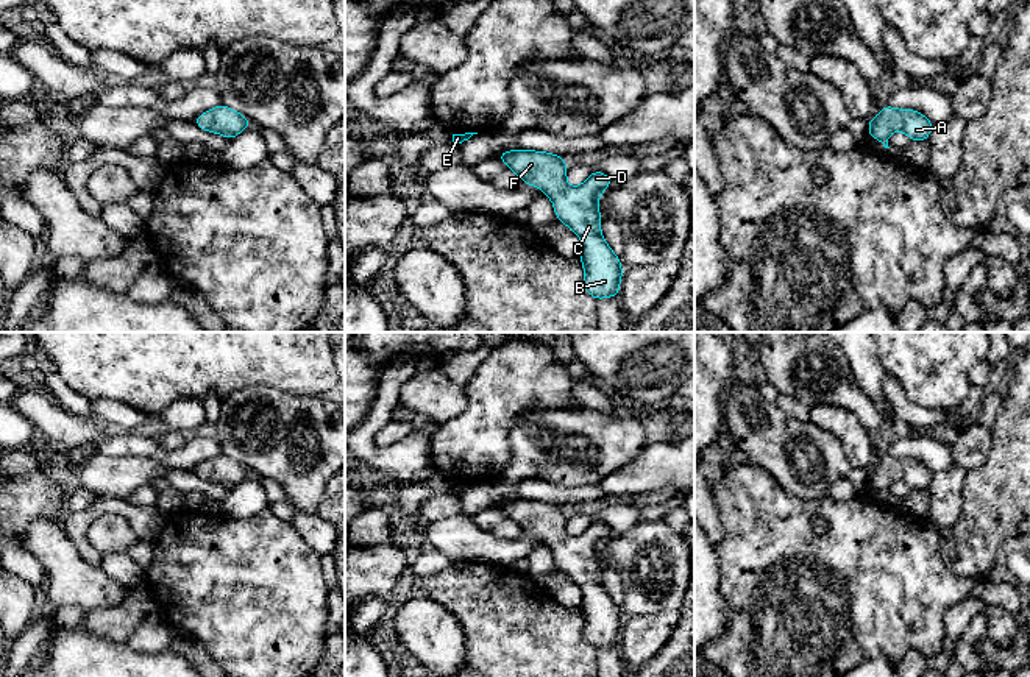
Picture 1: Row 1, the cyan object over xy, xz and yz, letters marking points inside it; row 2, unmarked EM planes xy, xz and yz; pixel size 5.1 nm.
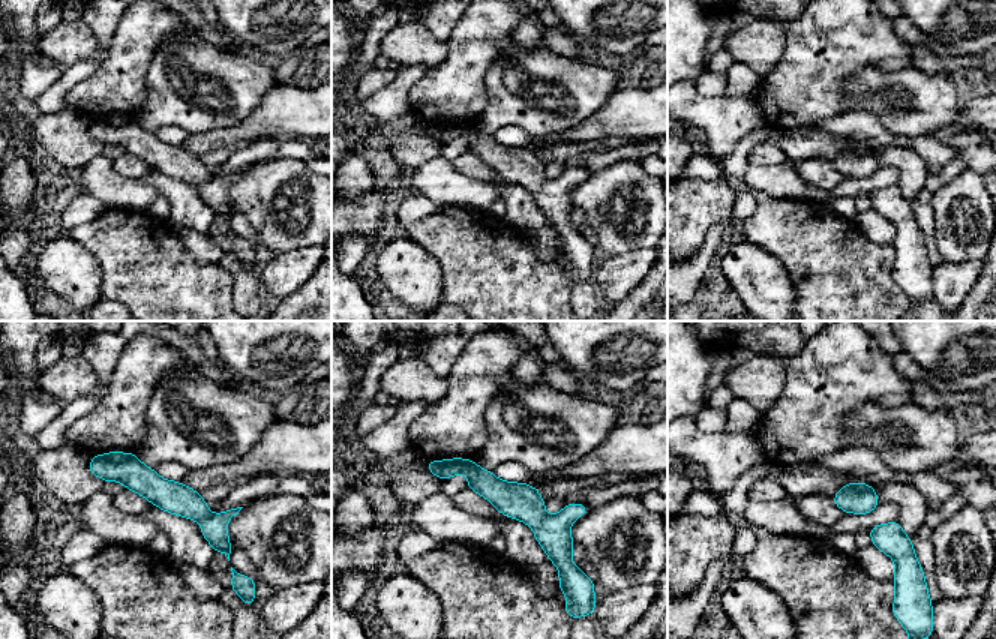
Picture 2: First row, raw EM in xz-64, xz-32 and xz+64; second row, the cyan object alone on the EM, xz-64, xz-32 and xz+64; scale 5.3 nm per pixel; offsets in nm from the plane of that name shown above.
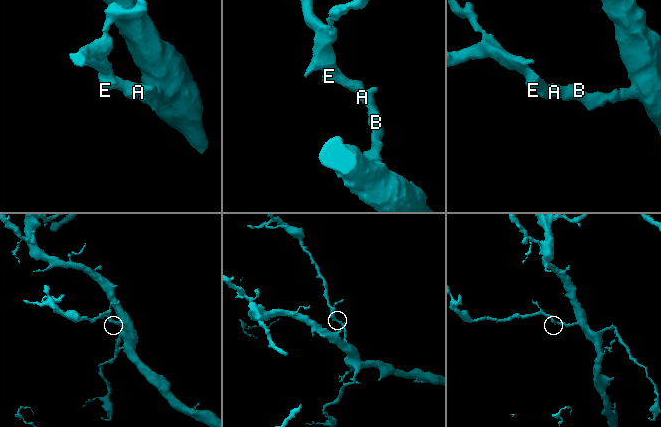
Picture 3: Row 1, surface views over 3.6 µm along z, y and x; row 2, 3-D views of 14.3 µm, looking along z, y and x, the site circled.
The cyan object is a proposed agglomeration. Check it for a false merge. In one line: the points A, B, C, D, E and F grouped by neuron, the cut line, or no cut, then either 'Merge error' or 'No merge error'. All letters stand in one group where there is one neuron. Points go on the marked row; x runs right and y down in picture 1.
Groups: A B C D E F. No split. No merge error

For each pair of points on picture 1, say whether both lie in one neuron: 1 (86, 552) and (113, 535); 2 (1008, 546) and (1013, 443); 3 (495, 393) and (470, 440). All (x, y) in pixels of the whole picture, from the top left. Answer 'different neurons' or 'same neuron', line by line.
1: different neurons
2: different neurons
3: same neuron

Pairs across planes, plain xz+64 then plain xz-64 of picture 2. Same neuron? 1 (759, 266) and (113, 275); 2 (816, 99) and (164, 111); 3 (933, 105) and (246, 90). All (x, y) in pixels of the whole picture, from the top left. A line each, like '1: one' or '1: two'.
1: two
2: two
3: one

